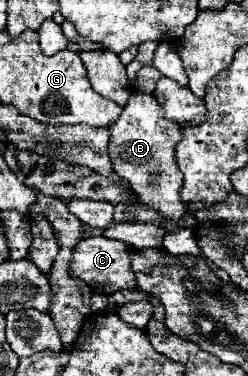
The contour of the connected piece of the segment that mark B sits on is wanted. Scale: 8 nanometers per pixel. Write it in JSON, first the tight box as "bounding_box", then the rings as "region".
{"bounding_box":[110,91,188,221],"region":[[[133,91],[128,105],[122,109],[118,121],[110,123],[110,159],[114,171],[130,181],[132,191],[138,199],[150,209],[158,209],[166,221],[180,221],[188,209],[182,205],[180,187],[182,187],[182,173],[176,165],[174,147],[182,139],[180,127],[170,121],[154,95],[144,95]]]}

